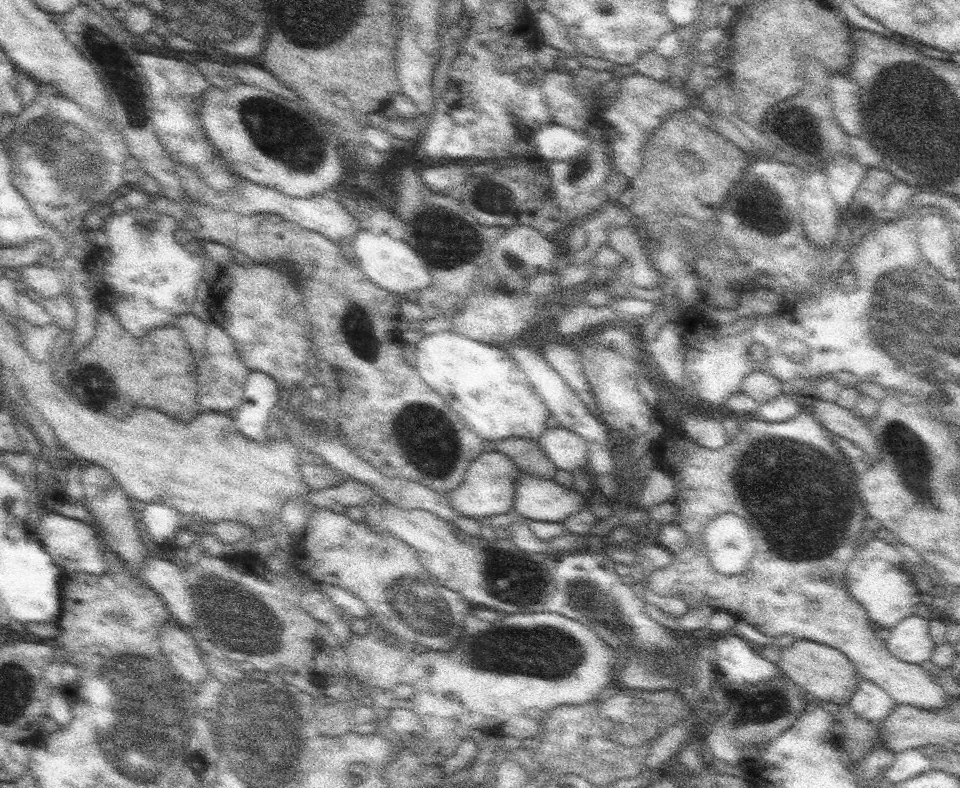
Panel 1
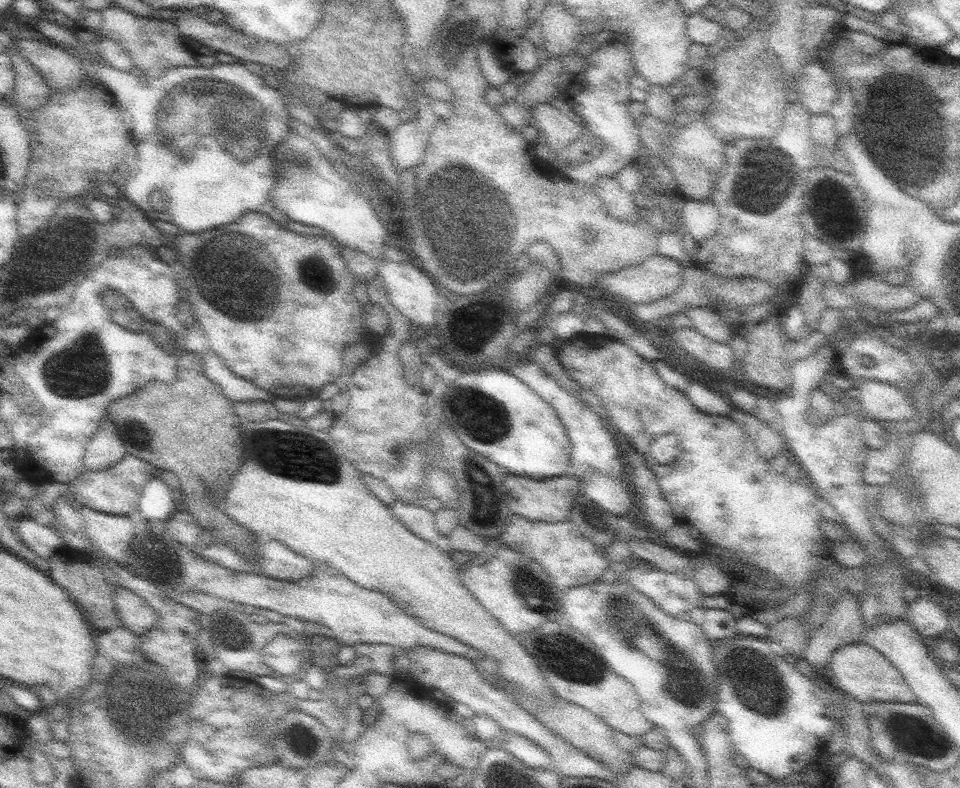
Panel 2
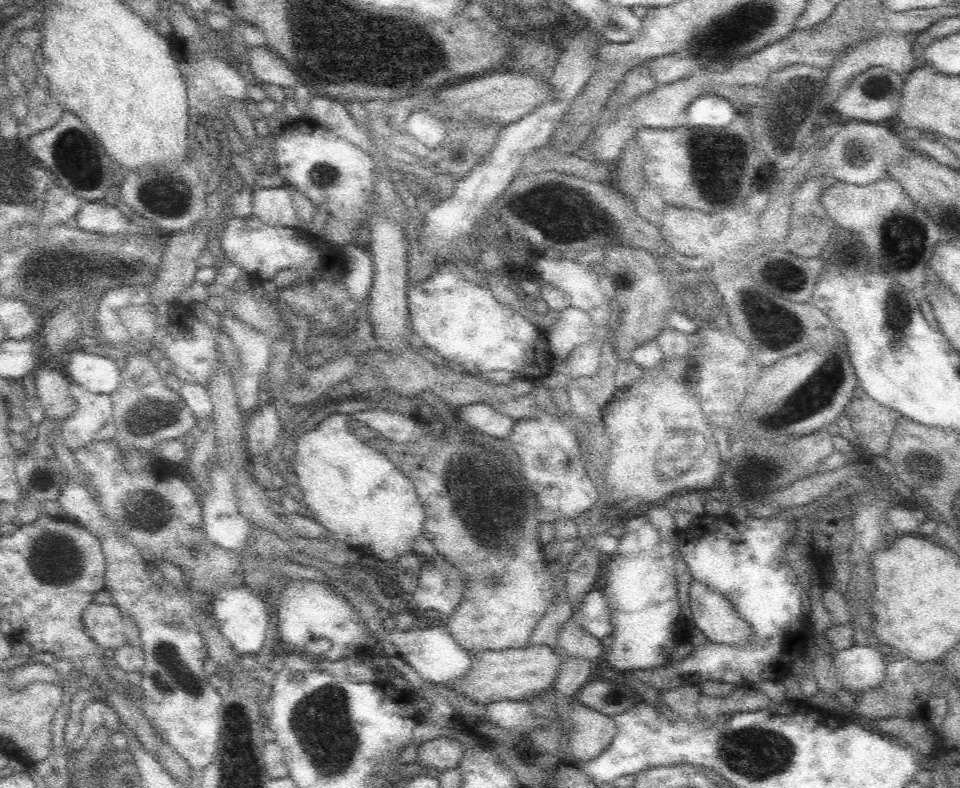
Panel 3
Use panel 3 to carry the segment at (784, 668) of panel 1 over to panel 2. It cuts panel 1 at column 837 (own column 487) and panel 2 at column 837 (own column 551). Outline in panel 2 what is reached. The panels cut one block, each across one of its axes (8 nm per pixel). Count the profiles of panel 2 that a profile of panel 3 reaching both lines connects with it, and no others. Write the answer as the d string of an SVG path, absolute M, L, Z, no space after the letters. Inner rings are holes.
M855 642L855 644L845 644L833 650L831 662L825 668L827 680L833 686L833 690L845 692L853 696L853 700L859 700L861 704L911 704L917 702L917 696L905 682L903 674L871 644Z

